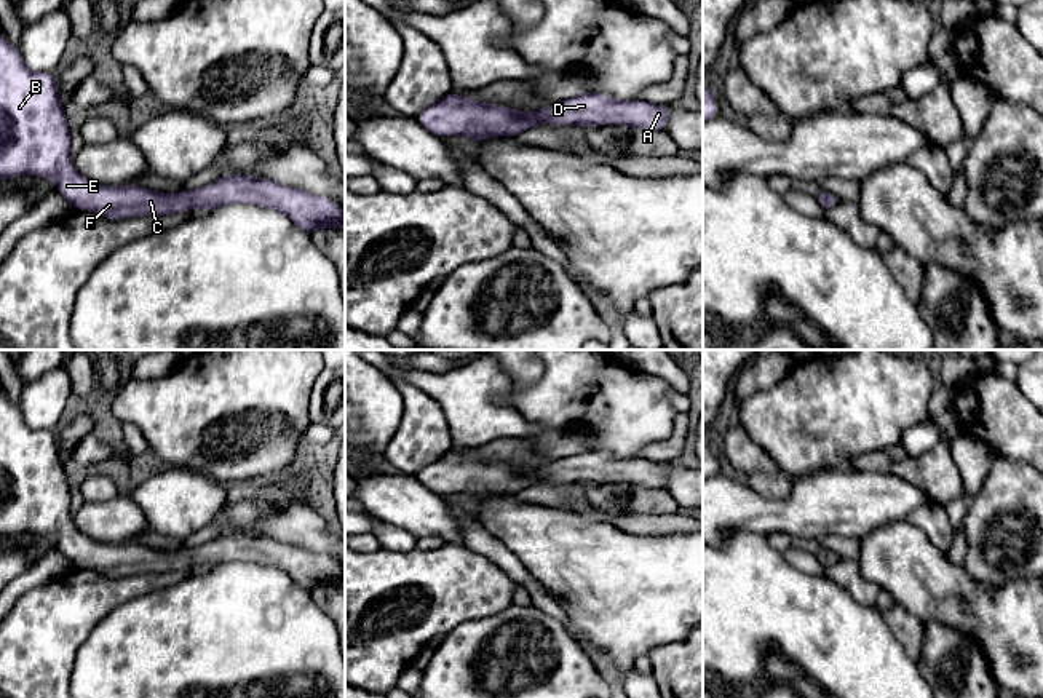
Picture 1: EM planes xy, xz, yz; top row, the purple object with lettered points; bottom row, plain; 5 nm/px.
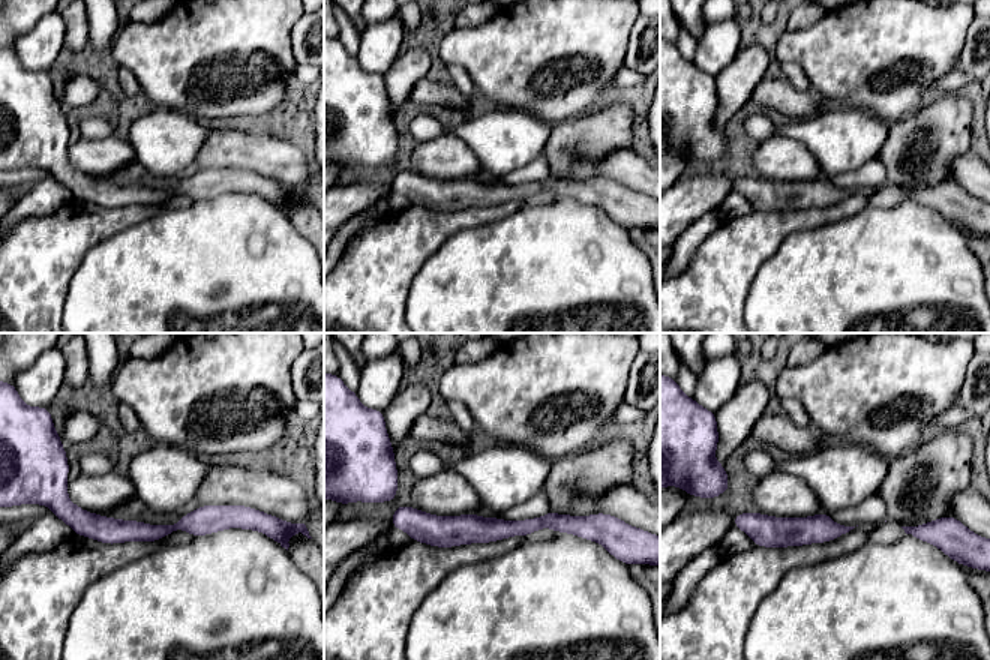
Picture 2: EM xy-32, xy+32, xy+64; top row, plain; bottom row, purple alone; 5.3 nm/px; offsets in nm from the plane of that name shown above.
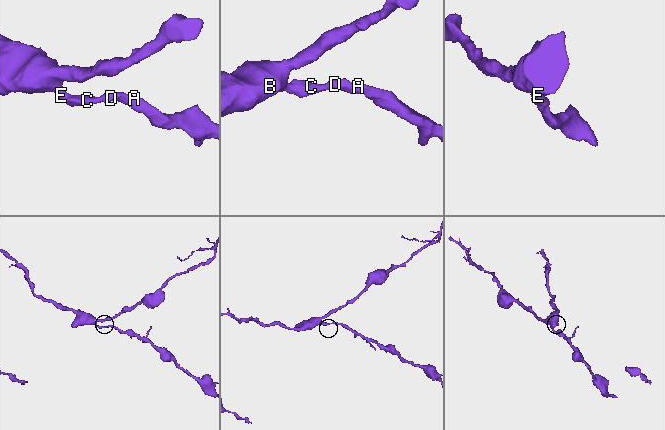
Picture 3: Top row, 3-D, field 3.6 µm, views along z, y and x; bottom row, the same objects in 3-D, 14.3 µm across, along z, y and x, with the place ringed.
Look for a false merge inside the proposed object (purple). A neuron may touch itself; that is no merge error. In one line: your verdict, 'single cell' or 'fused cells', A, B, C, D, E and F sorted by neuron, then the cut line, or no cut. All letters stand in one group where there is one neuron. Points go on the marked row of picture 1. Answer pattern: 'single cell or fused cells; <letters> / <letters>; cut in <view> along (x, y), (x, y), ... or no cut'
single cell; A B C D E F; no cut

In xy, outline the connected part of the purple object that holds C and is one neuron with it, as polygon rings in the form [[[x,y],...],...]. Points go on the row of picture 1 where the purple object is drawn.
[[[0,37],[0,179],[22,176],[53,177],[58,192],[73,204],[73,209],[91,211],[105,219],[128,219],[136,216],[166,216],[185,212],[192,208],[214,209],[227,204],[249,203],[281,211],[299,228],[313,235],[316,230],[339,227],[345,230],[345,212],[337,201],[316,196],[268,177],[240,176],[227,173],[217,180],[177,193],[160,193],[137,184],[105,187],[80,174],[70,158],[70,131],[64,104],[51,72],[30,72],[18,48]]]

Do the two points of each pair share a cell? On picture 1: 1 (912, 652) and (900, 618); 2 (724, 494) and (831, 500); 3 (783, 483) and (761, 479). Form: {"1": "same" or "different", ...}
{"1": "same", "2": "same", "3": "same"}

